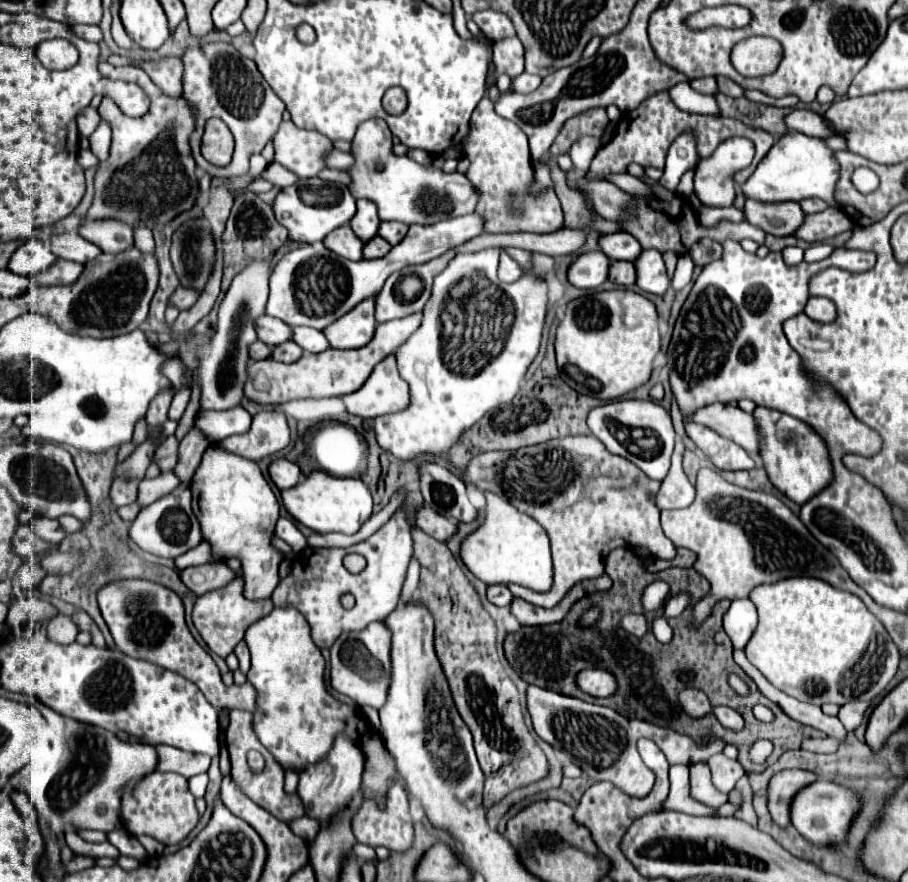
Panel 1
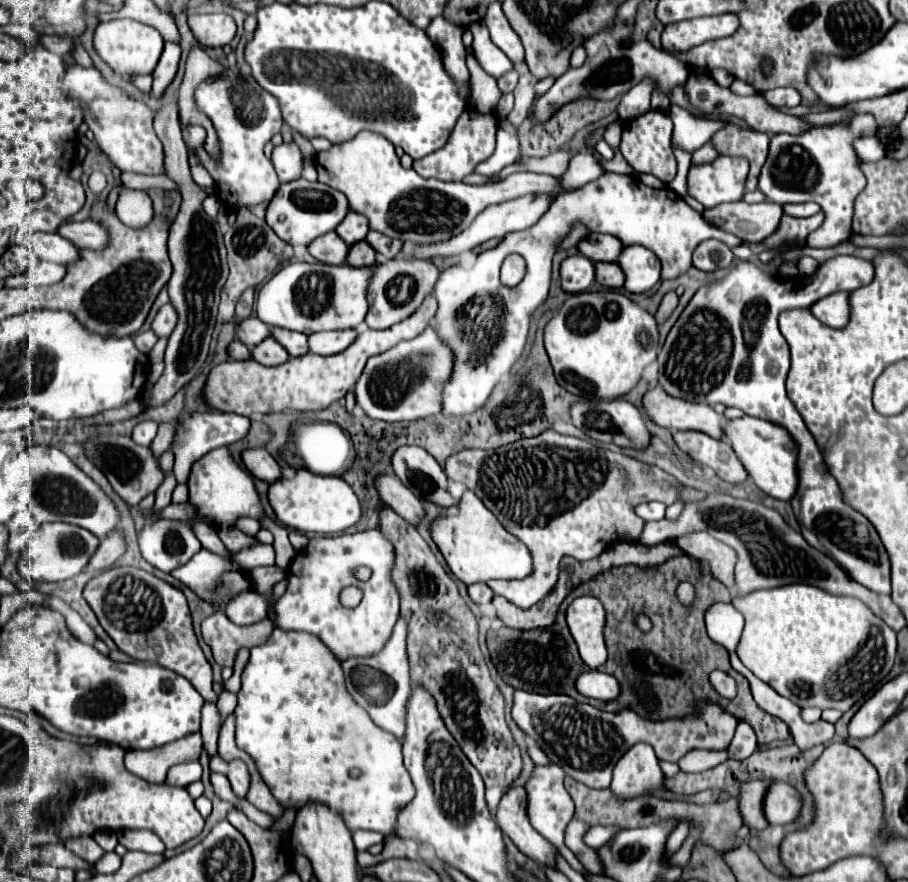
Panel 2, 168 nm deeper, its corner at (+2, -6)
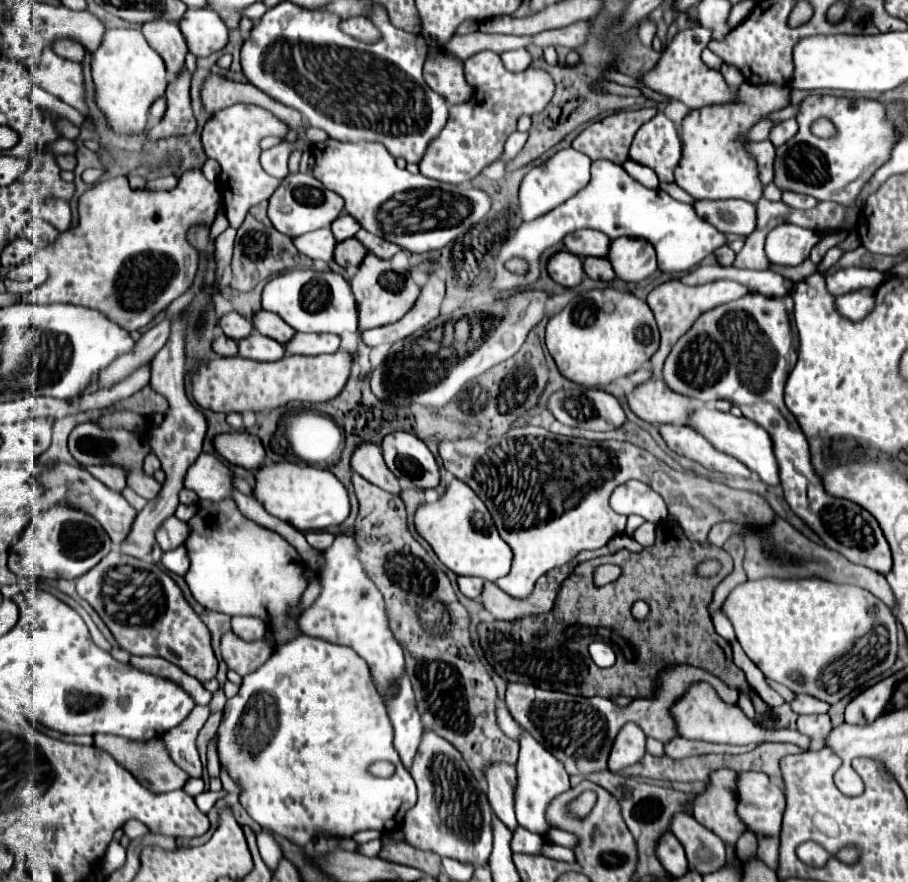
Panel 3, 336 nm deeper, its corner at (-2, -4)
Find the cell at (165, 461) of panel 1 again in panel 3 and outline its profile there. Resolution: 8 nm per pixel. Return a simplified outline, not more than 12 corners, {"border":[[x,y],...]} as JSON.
{"border":[[94,423],[72,429],[68,449],[82,467],[126,467],[128,487],[146,501],[162,485],[142,473],[150,453],[130,431]]}

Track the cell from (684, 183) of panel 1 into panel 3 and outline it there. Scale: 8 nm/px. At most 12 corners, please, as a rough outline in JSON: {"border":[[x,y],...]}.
{"border":[[760,121],[750,131],[752,141],[766,141],[780,121]]}

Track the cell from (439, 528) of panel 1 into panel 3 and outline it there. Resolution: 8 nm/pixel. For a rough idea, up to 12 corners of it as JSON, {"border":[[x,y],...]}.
{"border":[[370,441],[352,451],[350,465],[370,483],[400,493],[398,479]]}

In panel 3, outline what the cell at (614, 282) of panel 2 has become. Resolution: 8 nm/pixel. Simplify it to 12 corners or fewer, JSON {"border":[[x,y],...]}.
{"border":[[586,257],[584,273],[590,279],[610,281],[614,269],[602,257]]}

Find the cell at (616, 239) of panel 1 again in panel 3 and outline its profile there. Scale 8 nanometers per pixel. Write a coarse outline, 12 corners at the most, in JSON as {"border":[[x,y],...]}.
{"border":[[594,229],[562,239],[578,257],[606,257],[610,239]]}

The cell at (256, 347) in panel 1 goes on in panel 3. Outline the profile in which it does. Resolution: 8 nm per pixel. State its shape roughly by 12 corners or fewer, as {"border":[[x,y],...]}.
{"border":[[218,335],[212,351],[222,357],[238,353],[236,341]]}

